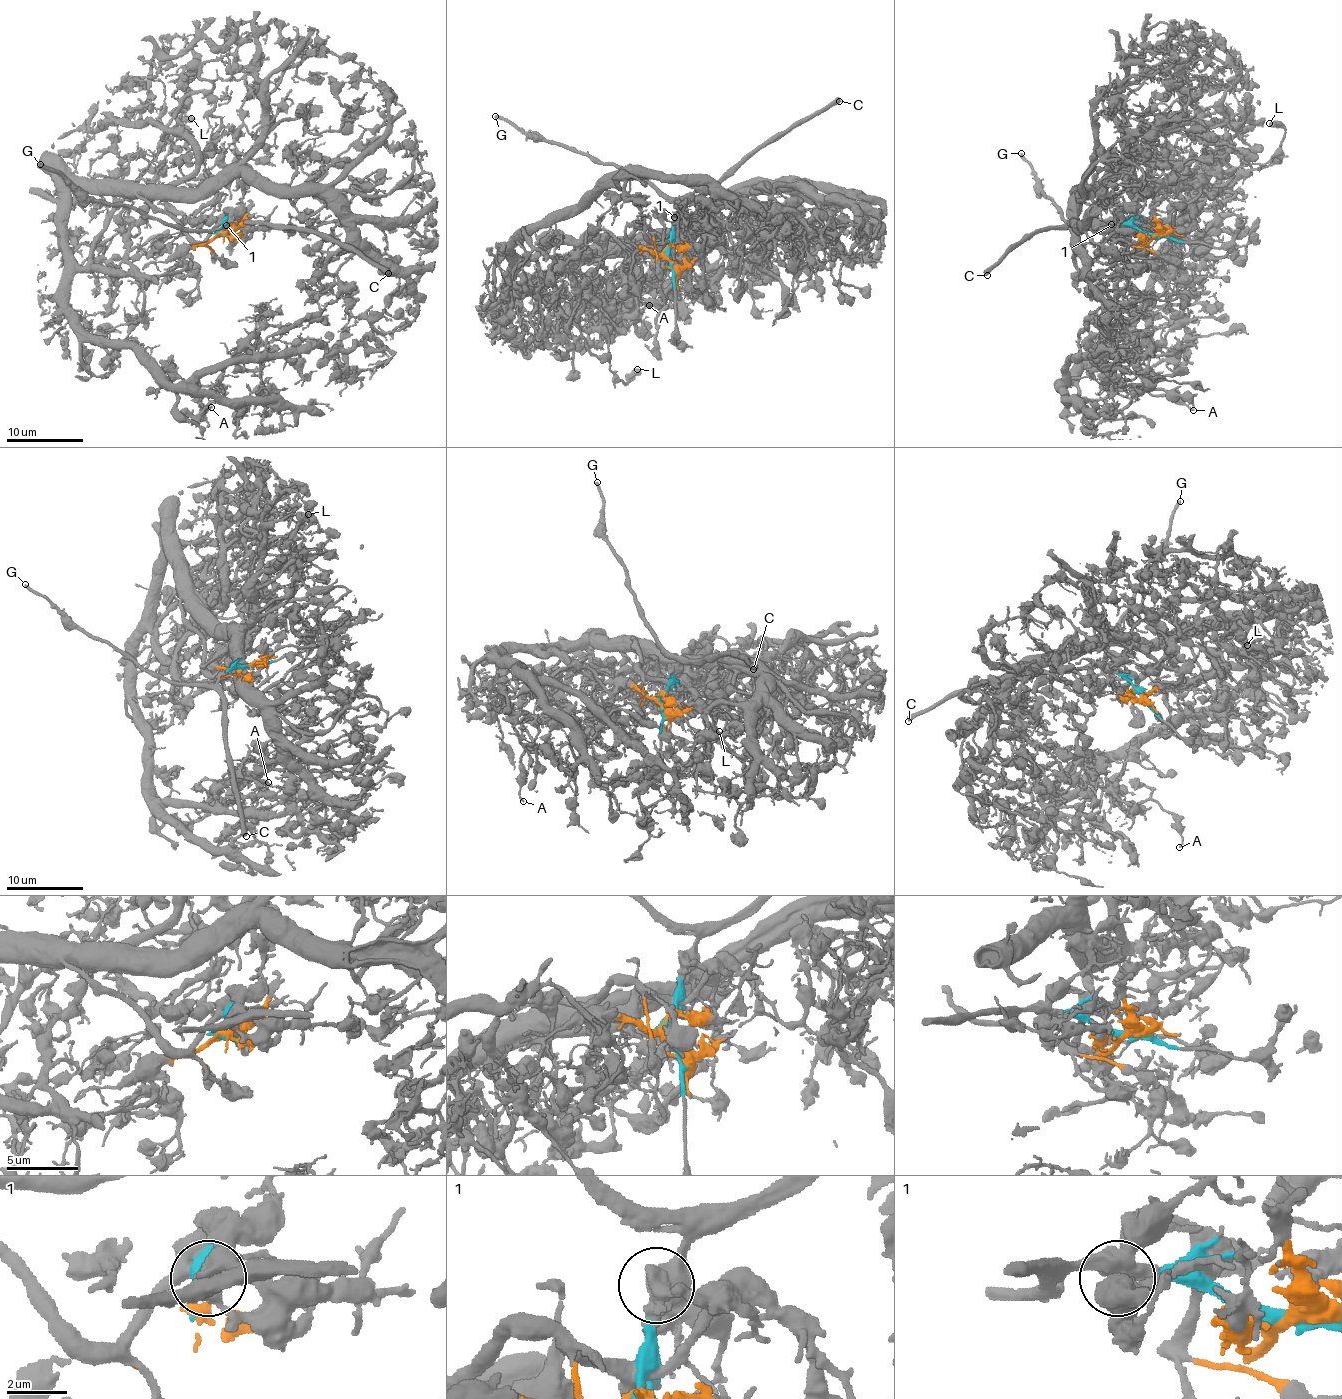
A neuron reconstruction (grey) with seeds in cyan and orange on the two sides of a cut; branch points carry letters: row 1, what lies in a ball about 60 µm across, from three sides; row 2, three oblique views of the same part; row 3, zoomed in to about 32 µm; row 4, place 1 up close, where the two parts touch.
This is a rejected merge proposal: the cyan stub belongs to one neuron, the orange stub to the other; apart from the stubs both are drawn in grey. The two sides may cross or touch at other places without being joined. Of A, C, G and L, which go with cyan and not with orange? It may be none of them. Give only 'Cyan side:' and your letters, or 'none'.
Cyan side: C, G

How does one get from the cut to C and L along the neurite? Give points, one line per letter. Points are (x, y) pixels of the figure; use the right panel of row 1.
C: (1152, 236), (1144, 236), (1131, 226), (1107, 223), (1041, 228), (1014, 247), (987, 275)
L: (1152, 236), (1126, 243), (1140, 196), (1199, 179), (1209, 190), (1239, 166), (1264, 164), (1285, 130), (1269, 123)

